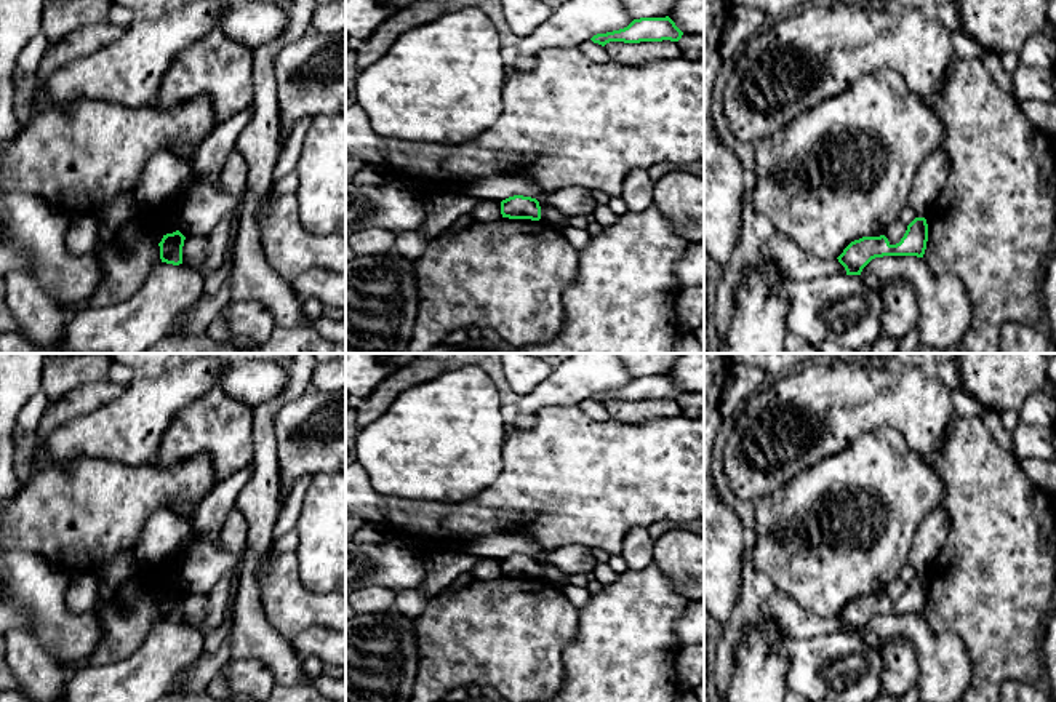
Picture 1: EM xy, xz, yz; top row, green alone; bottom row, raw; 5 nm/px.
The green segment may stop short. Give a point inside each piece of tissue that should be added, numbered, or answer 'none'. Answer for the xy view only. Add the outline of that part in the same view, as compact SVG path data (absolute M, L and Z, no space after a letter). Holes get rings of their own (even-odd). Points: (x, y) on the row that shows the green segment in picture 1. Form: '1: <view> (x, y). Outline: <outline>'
none

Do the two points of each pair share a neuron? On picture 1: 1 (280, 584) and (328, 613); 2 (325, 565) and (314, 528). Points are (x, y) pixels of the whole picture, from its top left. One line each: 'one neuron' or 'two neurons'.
1: one neuron
2: one neuron

